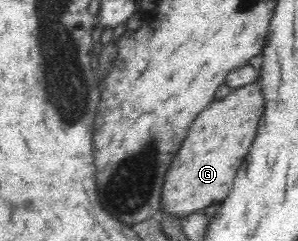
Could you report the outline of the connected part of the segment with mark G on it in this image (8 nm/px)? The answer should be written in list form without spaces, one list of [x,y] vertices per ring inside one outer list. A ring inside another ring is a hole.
[[[258,72],[255,81],[231,90],[223,97],[223,101],[211,103],[195,119],[195,123],[189,127],[187,139],[183,141],[183,147],[173,159],[173,167],[165,177],[160,211],[181,218],[225,200],[232,189],[235,173],[245,161],[250,145],[257,135],[265,102]]]

